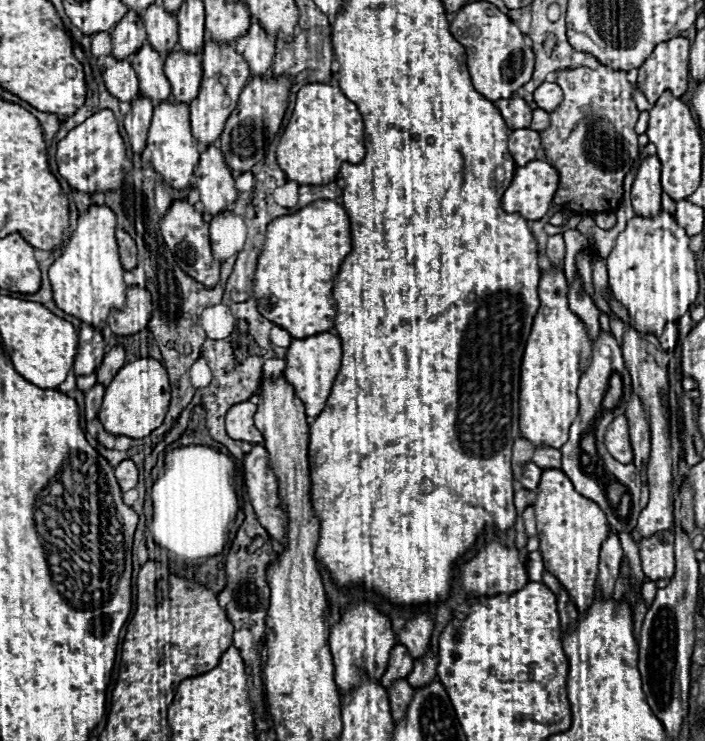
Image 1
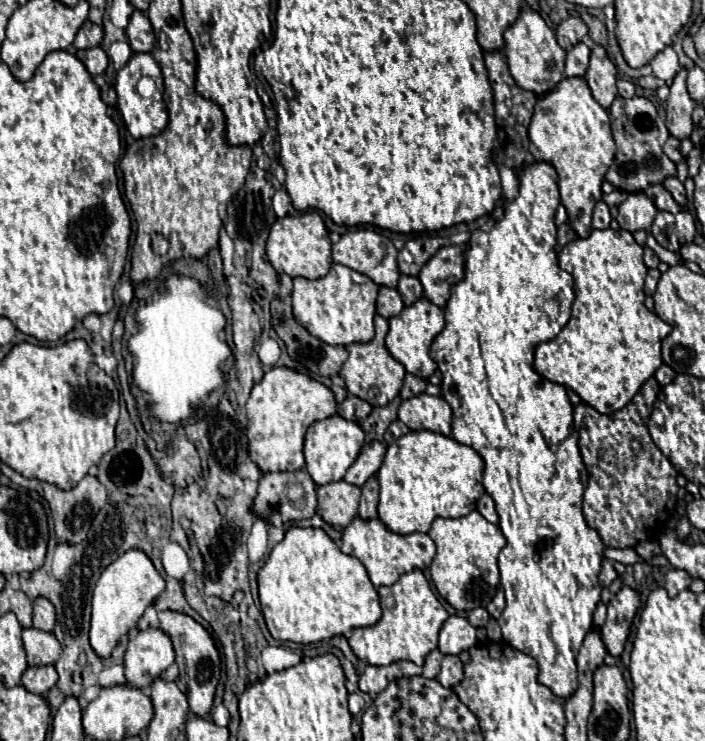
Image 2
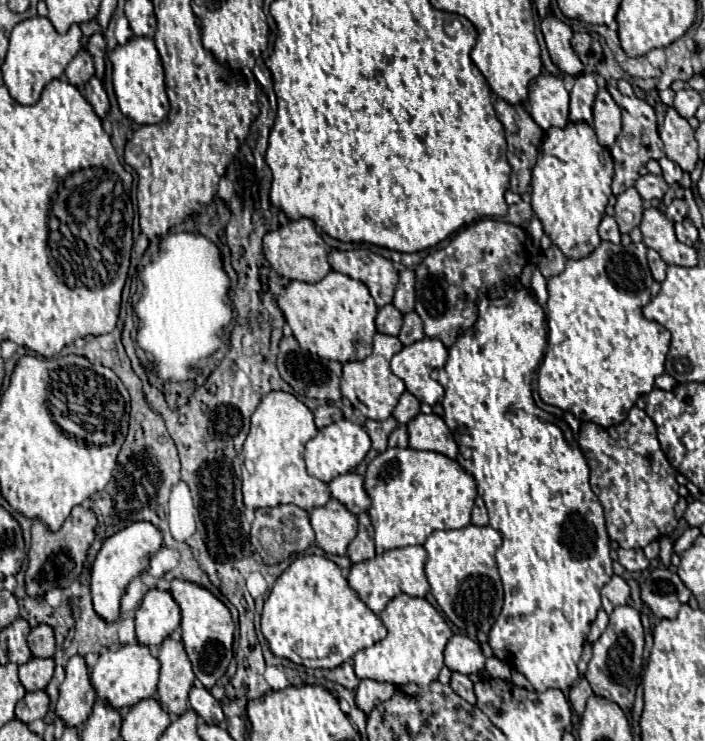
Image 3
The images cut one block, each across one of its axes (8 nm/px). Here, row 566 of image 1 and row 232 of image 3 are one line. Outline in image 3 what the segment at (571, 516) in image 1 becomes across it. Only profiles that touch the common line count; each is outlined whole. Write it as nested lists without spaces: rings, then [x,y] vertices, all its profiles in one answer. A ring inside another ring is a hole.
[[[568,122],[564,128],[550,128],[544,134],[538,160],[532,168],[532,208],[544,232],[566,258],[584,258],[598,248],[598,224],[612,194],[612,176],[612,154],[598,142],[590,124]]]

